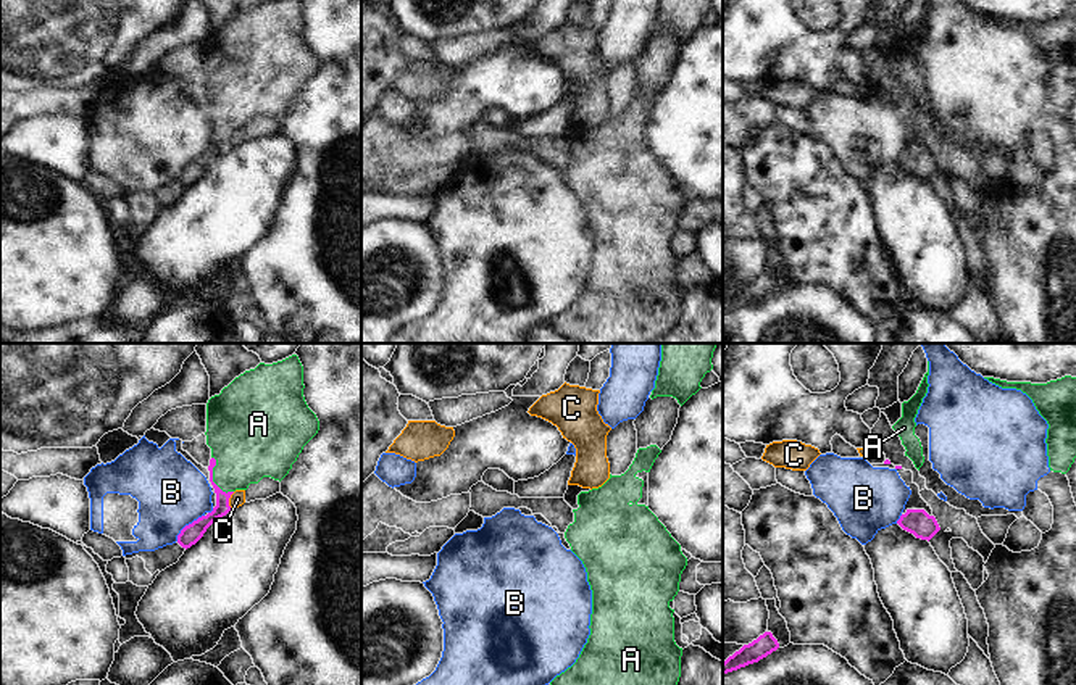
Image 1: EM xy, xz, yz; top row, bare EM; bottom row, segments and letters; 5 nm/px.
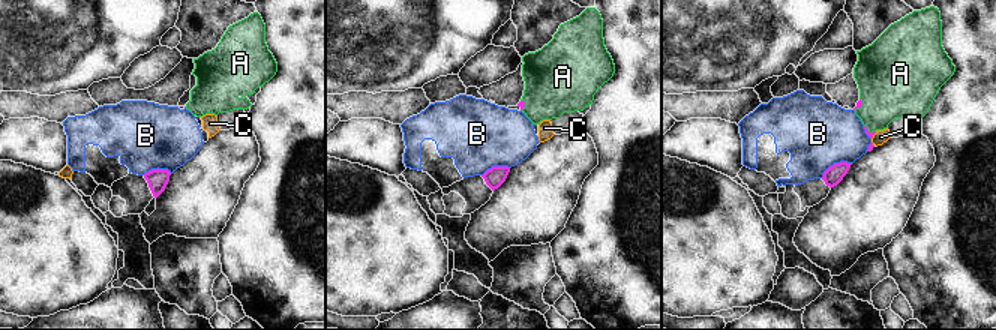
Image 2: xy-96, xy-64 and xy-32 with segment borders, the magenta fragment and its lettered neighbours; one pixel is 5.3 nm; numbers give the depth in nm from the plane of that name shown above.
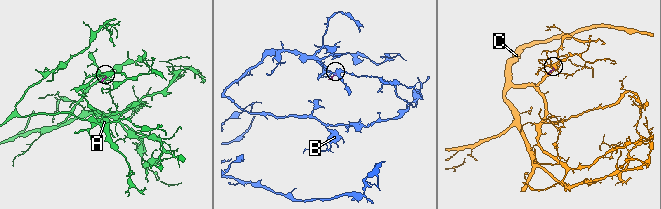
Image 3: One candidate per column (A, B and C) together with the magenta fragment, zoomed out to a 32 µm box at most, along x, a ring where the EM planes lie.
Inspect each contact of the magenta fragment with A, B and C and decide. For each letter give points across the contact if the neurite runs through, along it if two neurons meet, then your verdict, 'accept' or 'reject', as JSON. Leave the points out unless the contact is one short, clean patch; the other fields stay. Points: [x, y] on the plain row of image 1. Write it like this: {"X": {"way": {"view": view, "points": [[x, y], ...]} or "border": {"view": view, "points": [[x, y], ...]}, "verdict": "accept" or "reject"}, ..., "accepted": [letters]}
{"A": {"way": {"view": "xy", "points": [[199, 166], [221, 145], [212, 118], [247, 83]]}, "verdict": "accept"}, "B": {"verdict": "reject"}, "C": {"border": {"view": "xy", "points": [[234, 131], [229, 137], [231, 149]]}, "verdict": "reject"}, "accepted": ["A"]}

